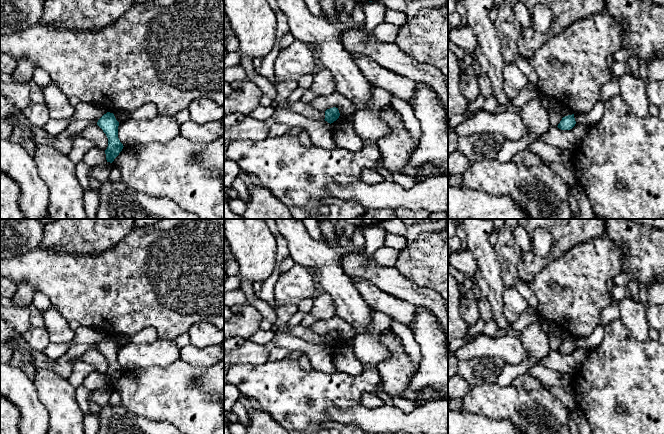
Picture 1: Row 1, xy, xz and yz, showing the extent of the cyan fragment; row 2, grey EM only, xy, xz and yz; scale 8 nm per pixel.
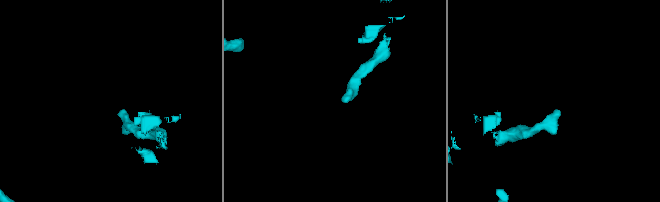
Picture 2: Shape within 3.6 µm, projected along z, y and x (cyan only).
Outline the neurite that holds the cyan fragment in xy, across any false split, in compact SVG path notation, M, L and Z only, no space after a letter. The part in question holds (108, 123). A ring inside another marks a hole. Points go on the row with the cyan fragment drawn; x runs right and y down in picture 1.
M107 112L97 122L108 138L108 147L105 150L107 162L112 163L123 149L123 144L118 138L119 122L113 113Z

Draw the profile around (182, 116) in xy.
M183 109L180 112L178 112L174 118L177 120L179 124L183 124L186 121L190 120L190 114L187 109Z

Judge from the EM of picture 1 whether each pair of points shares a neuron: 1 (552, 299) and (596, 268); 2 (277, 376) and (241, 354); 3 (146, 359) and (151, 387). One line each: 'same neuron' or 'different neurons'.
1: same neuron
2: different neurons
3: different neurons

